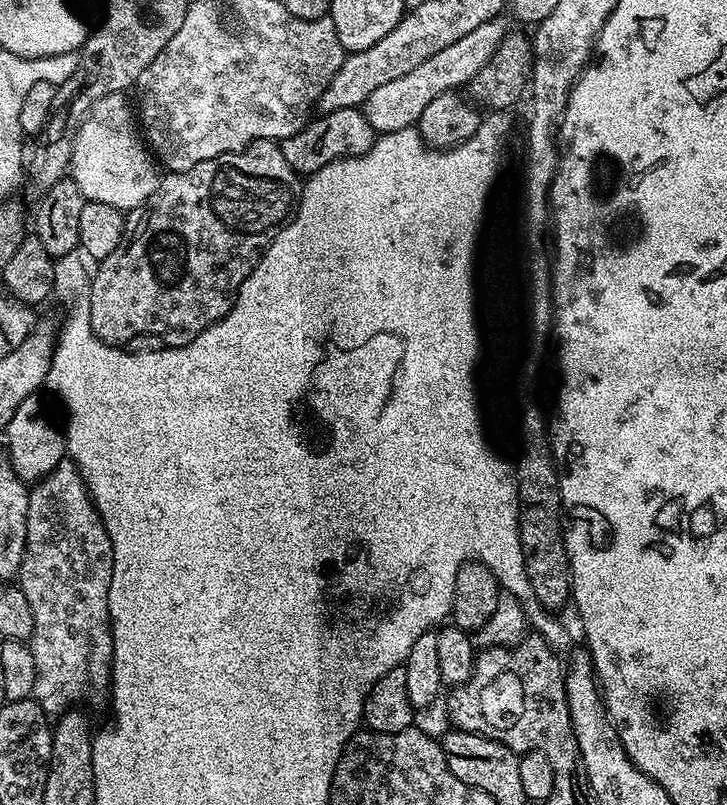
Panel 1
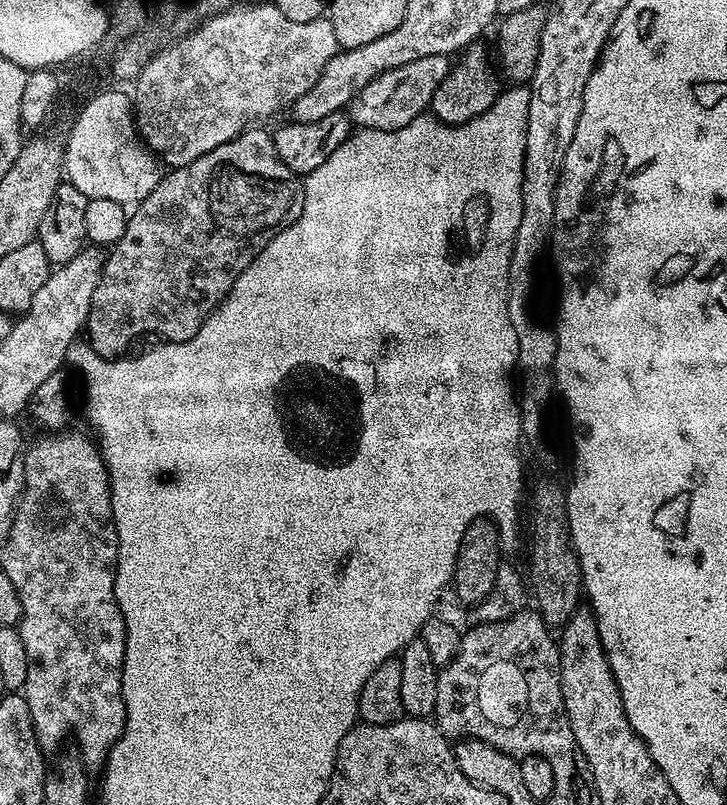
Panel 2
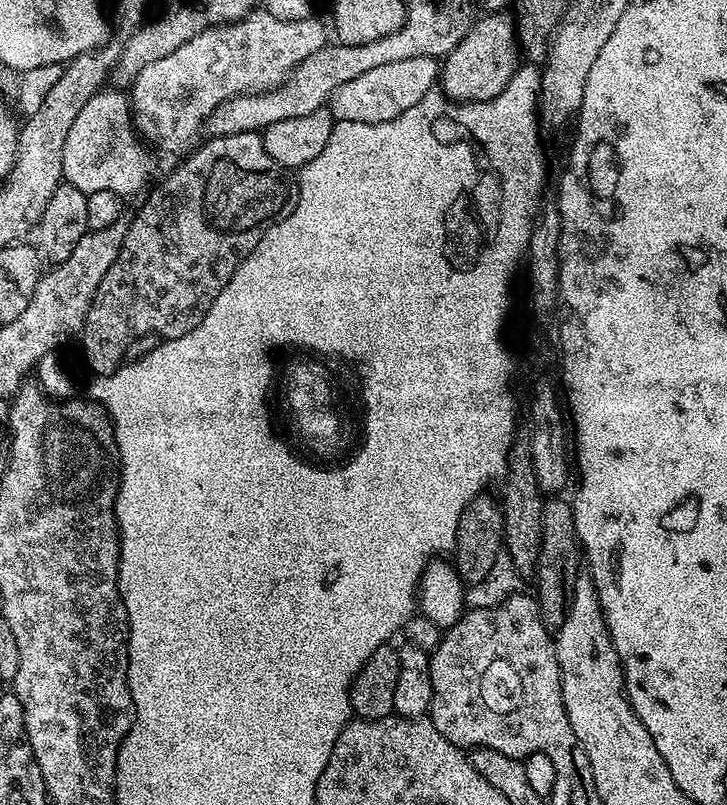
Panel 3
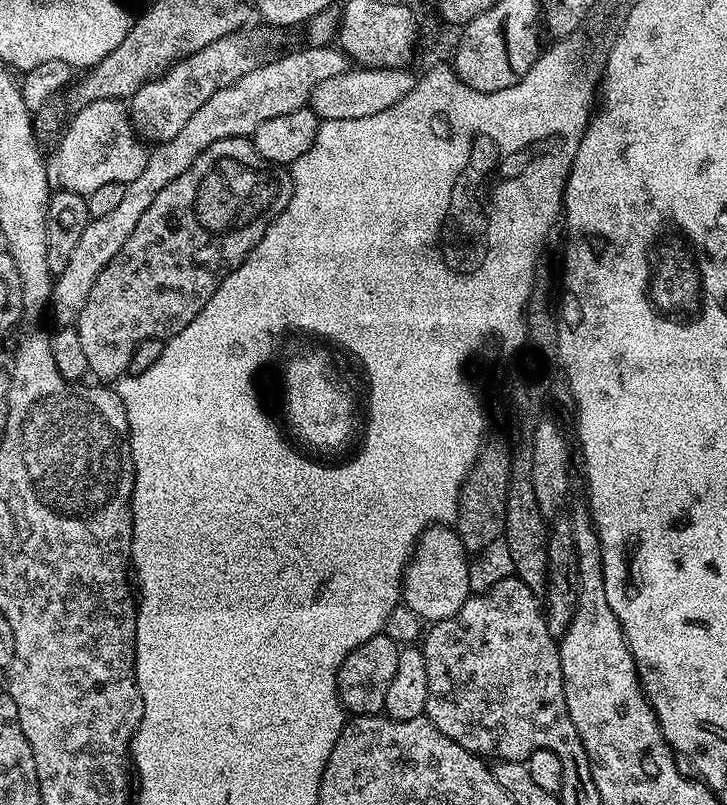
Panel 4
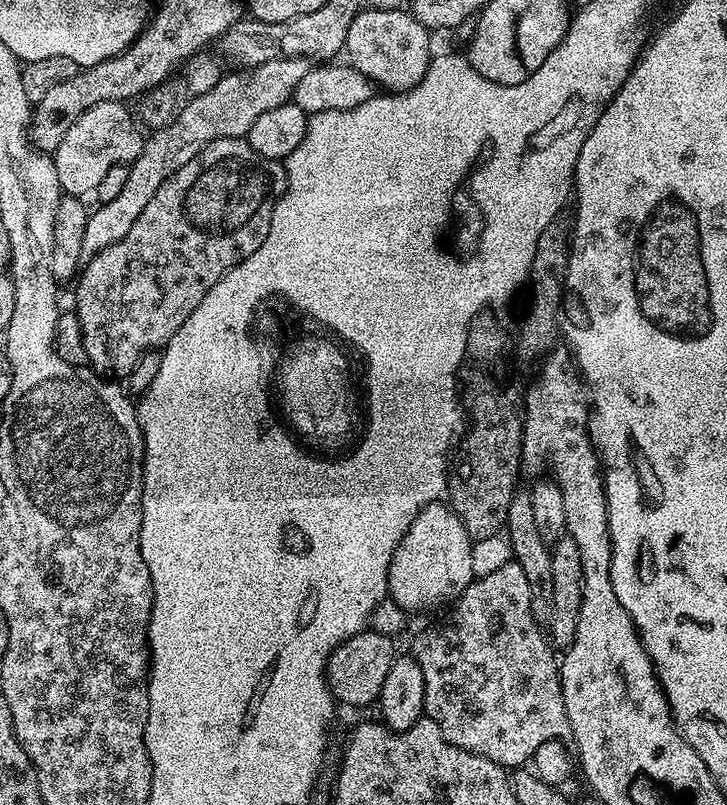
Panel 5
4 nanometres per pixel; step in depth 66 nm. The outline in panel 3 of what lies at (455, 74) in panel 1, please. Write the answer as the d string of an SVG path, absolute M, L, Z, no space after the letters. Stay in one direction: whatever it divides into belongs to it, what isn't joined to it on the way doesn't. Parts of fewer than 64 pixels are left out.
M435 56L406 58L406 62L386 62L375 70L366 70L366 74L345 82L334 90L330 101L333 121L339 122L390 122L398 114L406 114L410 106L422 102L424 95L433 91L438 80L438 60Z

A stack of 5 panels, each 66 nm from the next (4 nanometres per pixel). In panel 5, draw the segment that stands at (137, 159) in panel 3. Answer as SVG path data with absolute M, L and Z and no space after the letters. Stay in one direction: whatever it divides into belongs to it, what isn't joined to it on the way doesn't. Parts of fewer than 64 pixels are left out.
M102 102L86 110L86 114L82 114L82 118L78 118L78 122L66 130L66 138L62 138L56 147L54 159L58 182L67 195L84 198L87 192L88 195L95 193L98 182L102 182L112 168L127 165L138 158L144 148L145 137L140 136L136 129L137 121L134 116L132 121L126 109L124 104L118 102Z

